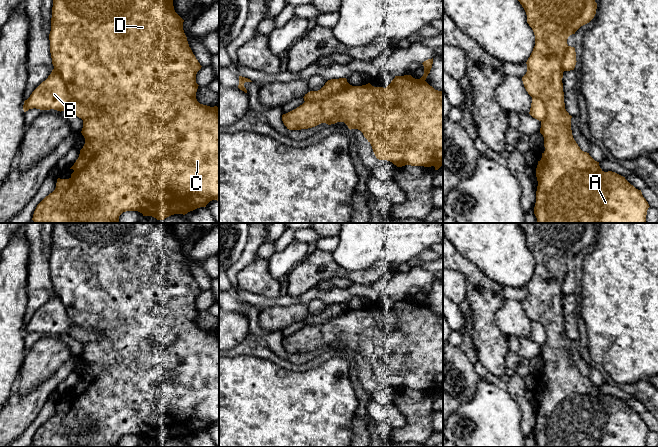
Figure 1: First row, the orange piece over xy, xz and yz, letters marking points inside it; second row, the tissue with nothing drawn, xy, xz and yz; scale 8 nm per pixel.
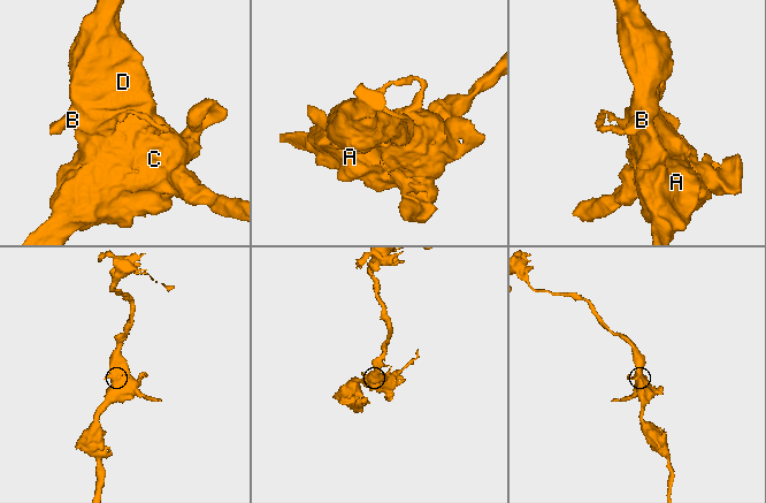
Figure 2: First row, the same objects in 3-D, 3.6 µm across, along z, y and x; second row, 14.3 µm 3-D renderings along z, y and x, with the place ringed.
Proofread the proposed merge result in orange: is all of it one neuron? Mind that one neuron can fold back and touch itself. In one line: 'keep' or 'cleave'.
cleave

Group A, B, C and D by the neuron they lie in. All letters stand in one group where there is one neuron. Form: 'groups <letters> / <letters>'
groups A C D / B

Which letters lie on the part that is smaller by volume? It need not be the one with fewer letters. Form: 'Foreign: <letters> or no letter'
Foreign: B

